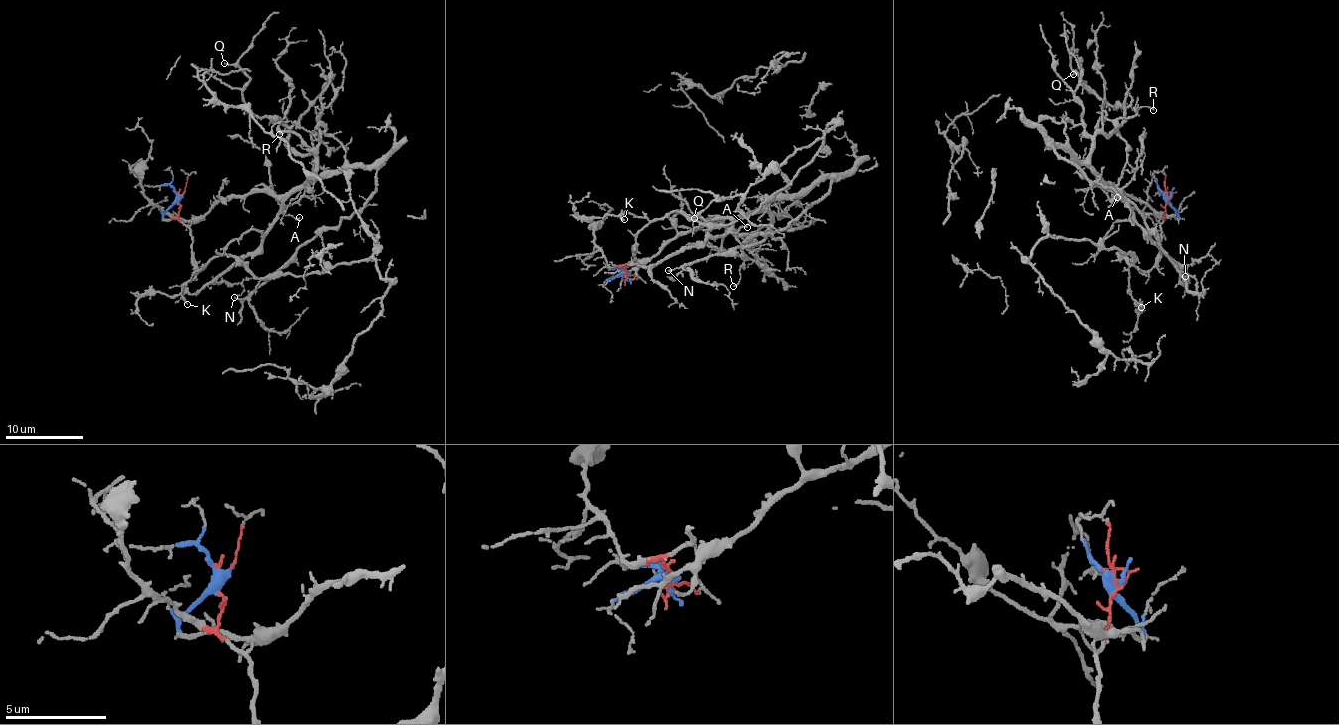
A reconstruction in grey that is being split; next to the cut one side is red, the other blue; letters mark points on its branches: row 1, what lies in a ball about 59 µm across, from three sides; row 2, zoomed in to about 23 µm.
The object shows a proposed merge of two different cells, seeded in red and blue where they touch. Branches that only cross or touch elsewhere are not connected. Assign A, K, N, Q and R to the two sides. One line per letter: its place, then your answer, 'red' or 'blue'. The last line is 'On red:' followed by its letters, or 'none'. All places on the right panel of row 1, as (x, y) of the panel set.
A: at (1117, 197); blue
K: at (1141, 307); red
N: at (1185, 276); blue
Q: at (1073, 74); blue
R: at (1153, 110); blue
On red: K

